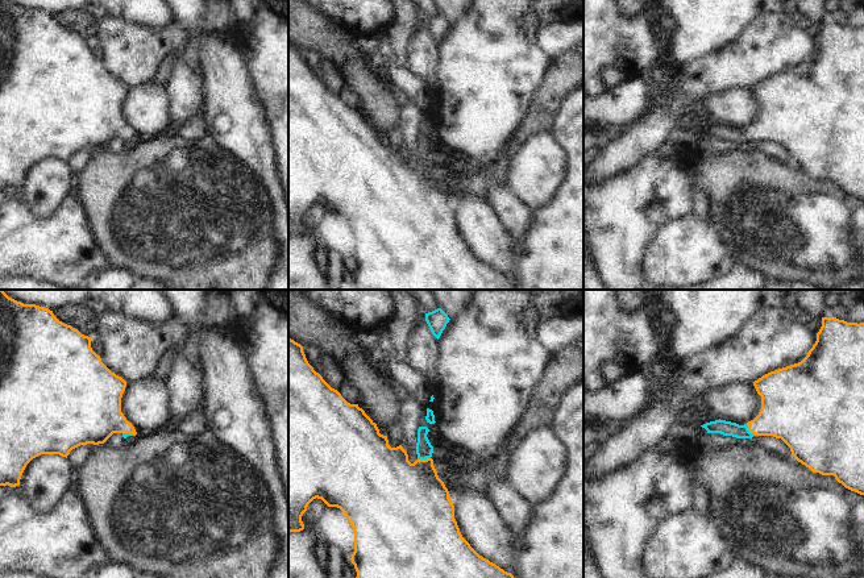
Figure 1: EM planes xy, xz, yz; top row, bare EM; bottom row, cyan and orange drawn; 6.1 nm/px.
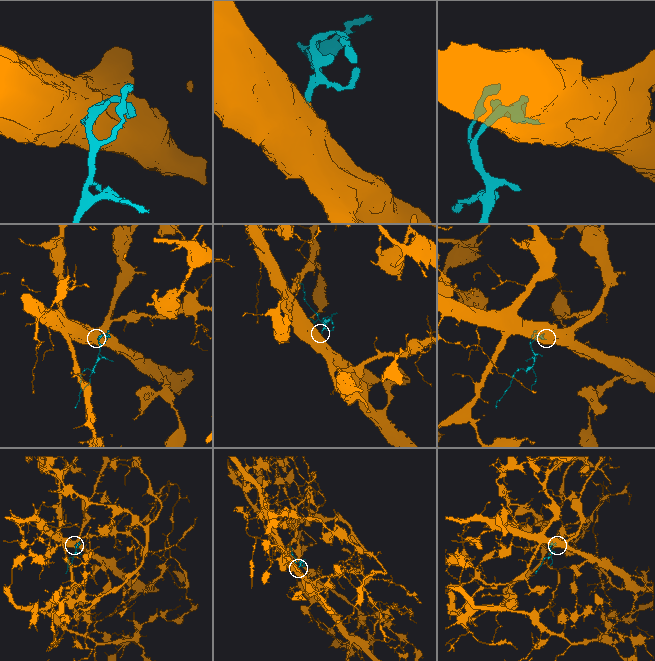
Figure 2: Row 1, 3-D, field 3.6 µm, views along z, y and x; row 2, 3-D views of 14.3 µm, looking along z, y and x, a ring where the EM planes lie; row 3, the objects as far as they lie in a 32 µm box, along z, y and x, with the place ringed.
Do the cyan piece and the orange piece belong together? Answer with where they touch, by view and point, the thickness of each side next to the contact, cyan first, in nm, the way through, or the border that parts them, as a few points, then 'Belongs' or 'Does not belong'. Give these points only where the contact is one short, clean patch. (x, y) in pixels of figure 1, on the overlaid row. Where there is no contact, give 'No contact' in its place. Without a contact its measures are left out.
Touches cyan at xz (424, 458). Thickness 100 nm (cyan) against 420 nm. Path across: xz (424, 449), (424, 458), (420, 479), (410, 497). Belongs

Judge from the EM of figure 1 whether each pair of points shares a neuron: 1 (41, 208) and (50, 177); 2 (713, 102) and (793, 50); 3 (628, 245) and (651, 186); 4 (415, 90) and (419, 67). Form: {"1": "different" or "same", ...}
{"1": "same", "2": "different", "3": "same", "4": "different"}

